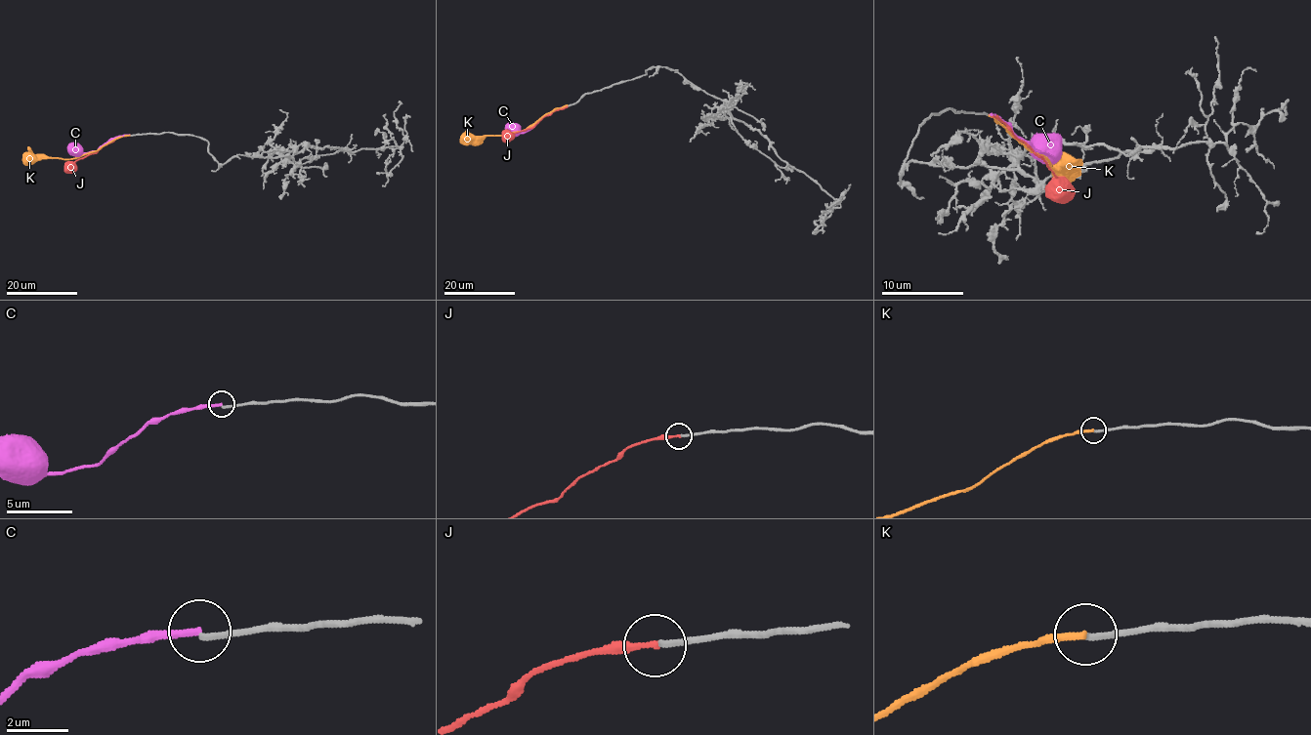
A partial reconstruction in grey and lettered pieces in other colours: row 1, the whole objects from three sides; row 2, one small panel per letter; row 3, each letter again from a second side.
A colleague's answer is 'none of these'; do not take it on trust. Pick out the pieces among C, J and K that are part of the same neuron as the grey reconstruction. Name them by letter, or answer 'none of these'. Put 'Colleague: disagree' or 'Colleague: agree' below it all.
none of these
Colleague: agree

